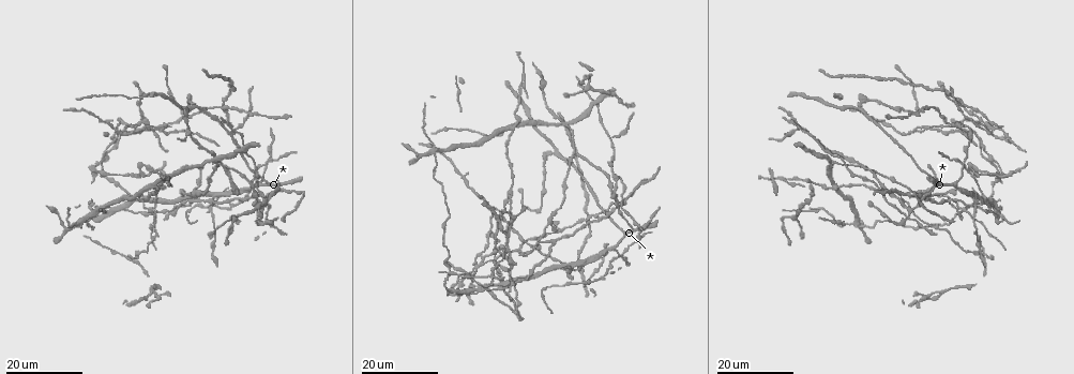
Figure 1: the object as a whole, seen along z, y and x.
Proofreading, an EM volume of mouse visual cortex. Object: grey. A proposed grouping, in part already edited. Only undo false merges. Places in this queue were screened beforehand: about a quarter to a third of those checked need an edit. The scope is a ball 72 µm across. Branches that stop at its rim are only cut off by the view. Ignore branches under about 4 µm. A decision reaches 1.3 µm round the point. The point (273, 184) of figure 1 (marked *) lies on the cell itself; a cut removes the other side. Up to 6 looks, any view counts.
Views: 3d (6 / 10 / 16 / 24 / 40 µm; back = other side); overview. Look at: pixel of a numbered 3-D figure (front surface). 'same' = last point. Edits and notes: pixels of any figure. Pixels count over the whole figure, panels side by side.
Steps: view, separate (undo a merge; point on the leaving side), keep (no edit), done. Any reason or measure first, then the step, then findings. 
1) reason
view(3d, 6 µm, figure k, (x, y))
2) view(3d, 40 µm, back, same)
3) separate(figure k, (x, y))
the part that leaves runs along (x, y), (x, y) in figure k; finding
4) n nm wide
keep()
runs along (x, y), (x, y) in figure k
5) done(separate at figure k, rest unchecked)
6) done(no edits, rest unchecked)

view(3d, 16 µm, figure 1, (258, 183))

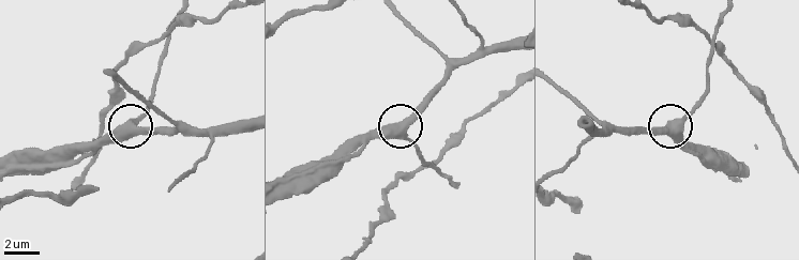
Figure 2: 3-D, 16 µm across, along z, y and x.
zoom in
view(3d, 10 µm, figure 2, (402, 138))

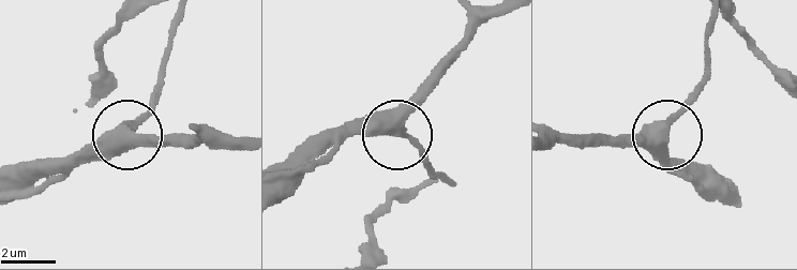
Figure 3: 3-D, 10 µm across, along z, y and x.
keep()
runs along (489, 19), (407, 117), (401, 137), (431, 169) in figure 3; all the same cell

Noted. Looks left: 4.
four or more arms meet
view(3d, 24 µm, figure 1, (266, 162))

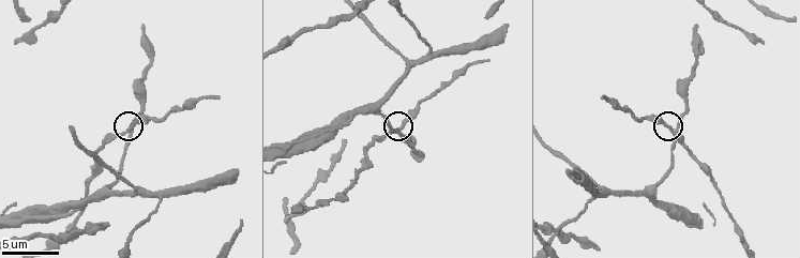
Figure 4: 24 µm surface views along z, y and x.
zoom in
view(3d, 6 µm, figure 4, (674, 131))

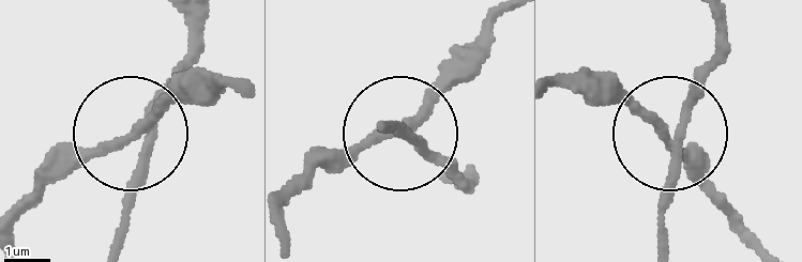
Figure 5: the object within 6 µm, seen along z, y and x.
keep()
continuous, no second cell

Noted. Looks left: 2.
looks like a crossing
view(3d, 16 µm, figure 1, (619, 202))

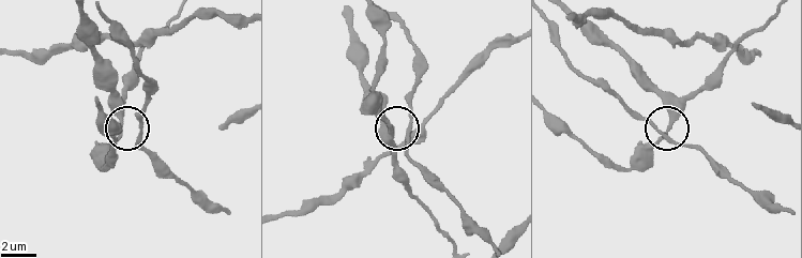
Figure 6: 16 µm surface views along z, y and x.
zoom in
view(3d, 10 µm, figure 6, (389, 125))

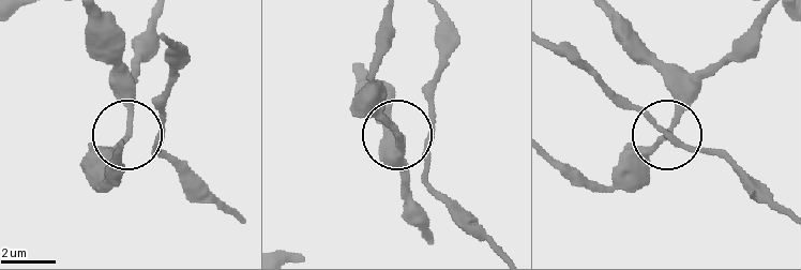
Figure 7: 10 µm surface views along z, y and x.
4 arms
keep()
runs along (428, 238), (403, 169), (401, 139), (428, 134), (435, 116) in figure 7; continuous, no second cell

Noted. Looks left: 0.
done(no edits, rest unchecked)

